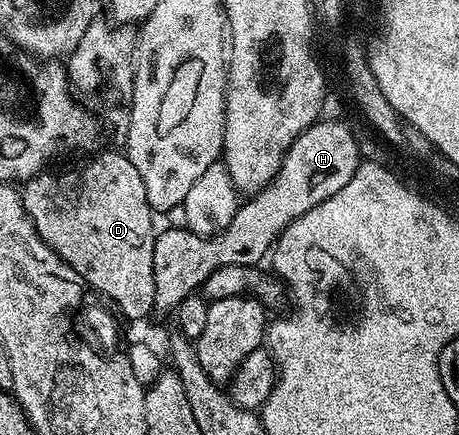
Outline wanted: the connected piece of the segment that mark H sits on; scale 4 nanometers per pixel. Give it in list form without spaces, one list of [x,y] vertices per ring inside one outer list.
[[[319,120],[309,126],[294,141],[292,148],[288,148],[288,152],[280,164],[280,172],[276,172],[274,179],[259,194],[249,195],[239,205],[236,216],[232,220],[232,224],[228,224],[228,228],[209,236],[197,234],[176,225],[171,225],[170,230],[159,229],[152,248],[152,272],[156,280],[155,311],[177,311],[178,305],[188,295],[201,291],[202,285],[208,280],[208,276],[212,276],[212,272],[216,272],[216,268],[258,266],[261,263],[261,258],[265,254],[267,257],[273,251],[275,242],[282,237],[288,224],[292,224],[300,216],[304,216],[304,212],[312,212],[312,208],[316,208],[316,204],[324,204],[324,200],[328,200],[328,196],[336,196],[336,192],[340,192],[340,188],[344,188],[344,184],[348,184],[348,180],[352,180],[360,161],[358,142],[354,139],[353,132],[344,123],[345,121],[342,120]]]

